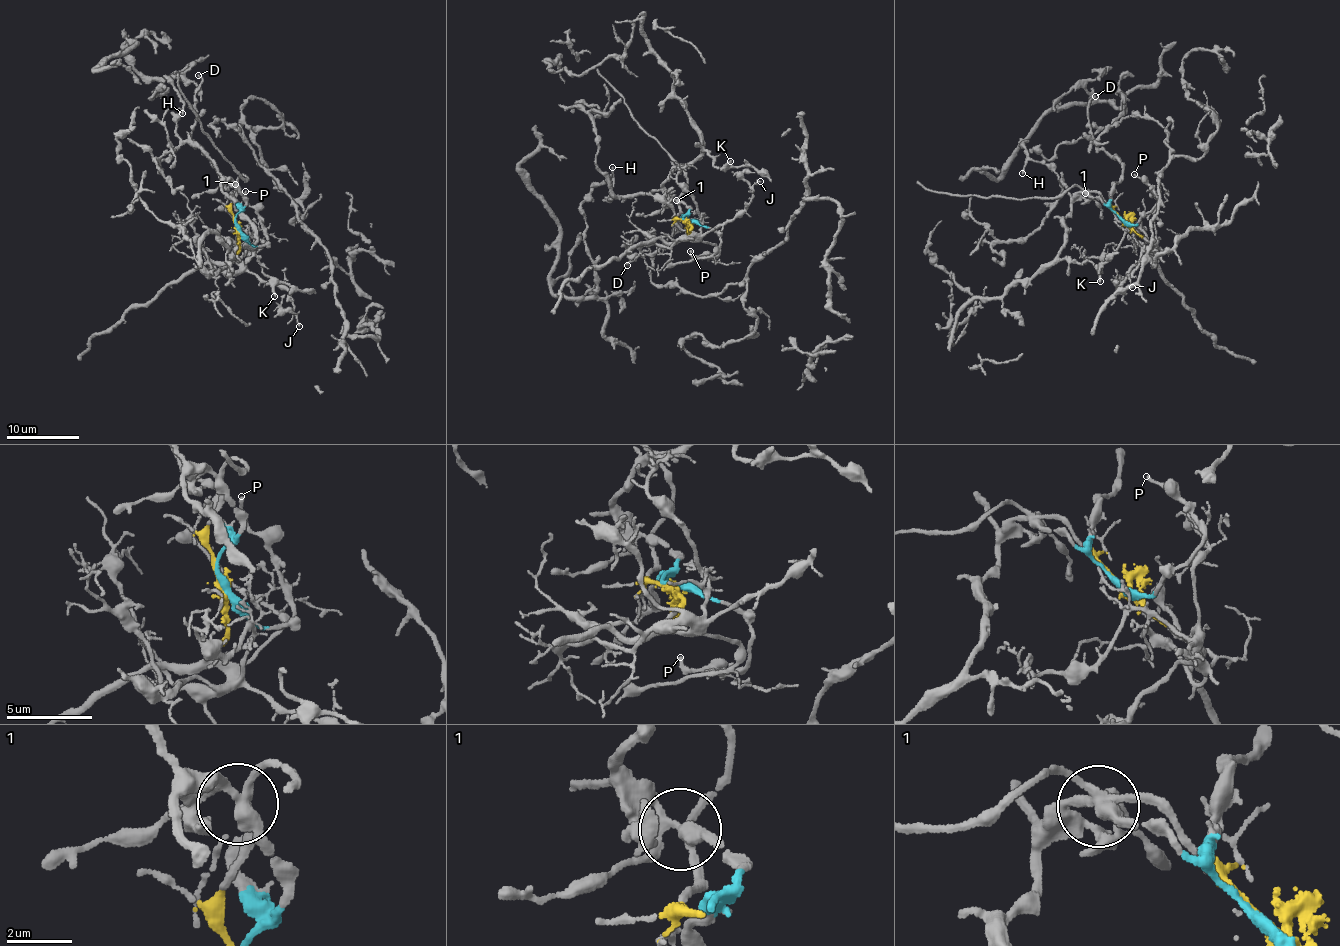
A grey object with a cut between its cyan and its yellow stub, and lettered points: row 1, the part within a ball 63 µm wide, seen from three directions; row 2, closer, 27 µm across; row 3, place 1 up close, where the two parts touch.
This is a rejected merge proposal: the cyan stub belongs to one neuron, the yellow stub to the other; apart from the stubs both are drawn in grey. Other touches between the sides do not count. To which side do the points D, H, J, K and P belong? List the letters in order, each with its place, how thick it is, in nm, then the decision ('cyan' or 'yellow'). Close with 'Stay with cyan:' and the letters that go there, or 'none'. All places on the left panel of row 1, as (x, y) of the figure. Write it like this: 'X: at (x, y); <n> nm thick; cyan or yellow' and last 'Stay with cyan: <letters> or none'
D: at (198, 75); 120 nm thick; cyan
H: at (182, 113); 200 nm thick; cyan
J: at (299, 326); 150 nm thick; yellow
K: at (274, 296); 280 nm thick; cyan
P: at (245, 191); 180 nm thick; cyan
Stay with cyan: D, H, K, P

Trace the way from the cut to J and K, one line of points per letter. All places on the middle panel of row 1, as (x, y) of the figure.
J: (687, 221), (690, 228), (685, 233), (687, 238), (693, 238), (732, 222), (744, 209), (754, 184), (759, 181)
K: (687, 220), (688, 206), (663, 181), (676, 165), (697, 159), (703, 140), (713, 166), (730, 161)

